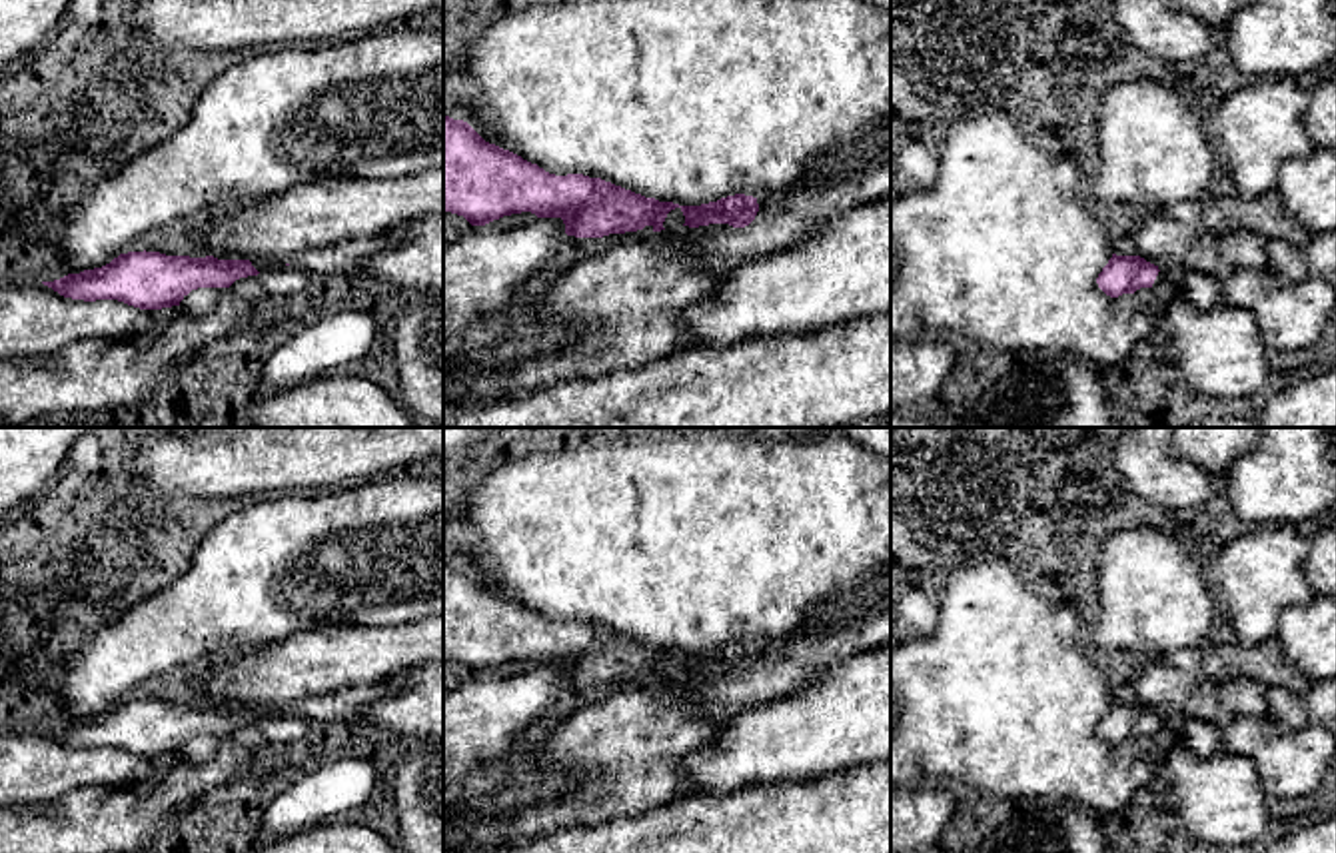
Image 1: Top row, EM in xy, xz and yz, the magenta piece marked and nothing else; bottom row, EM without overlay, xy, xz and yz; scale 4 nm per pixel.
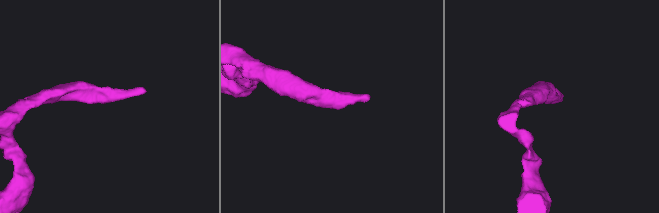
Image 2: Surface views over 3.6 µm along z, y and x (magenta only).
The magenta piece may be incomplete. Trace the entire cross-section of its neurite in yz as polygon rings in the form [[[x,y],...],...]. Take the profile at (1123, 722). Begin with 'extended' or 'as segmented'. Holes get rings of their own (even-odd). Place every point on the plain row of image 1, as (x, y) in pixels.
as segmented; [[[1112,701],[1098,721],[1096,731],[1106,743],[1118,745],[1122,741],[1134,741],[1140,735],[1152,735],[1158,719],[1158,713],[1140,703]]]

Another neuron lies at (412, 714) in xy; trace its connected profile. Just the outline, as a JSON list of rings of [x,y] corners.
[[[443,661],[419,665],[389,679],[395,691],[355,719],[365,743],[443,741]]]

